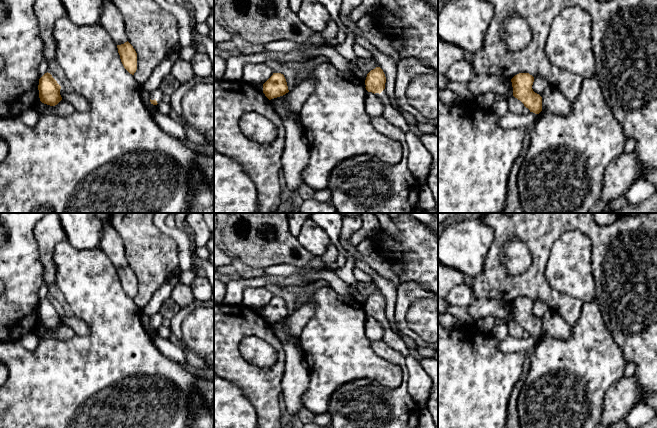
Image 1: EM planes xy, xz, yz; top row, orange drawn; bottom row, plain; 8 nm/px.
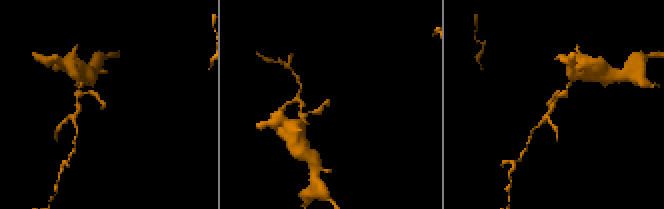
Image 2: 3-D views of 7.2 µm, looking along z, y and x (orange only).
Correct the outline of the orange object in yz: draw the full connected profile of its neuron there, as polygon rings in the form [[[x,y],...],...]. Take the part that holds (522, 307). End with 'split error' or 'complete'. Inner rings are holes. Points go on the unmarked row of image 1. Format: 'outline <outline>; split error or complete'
outline [[[519,297],[512,303],[513,320],[535,338],[542,335],[542,321],[532,313],[534,301],[529,297]]]; complete

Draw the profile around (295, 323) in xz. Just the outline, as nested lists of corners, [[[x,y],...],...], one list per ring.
[[[305,303],[295,310],[292,315],[286,317],[284,324],[288,333],[293,336],[299,336],[314,312],[315,305],[313,303]]]

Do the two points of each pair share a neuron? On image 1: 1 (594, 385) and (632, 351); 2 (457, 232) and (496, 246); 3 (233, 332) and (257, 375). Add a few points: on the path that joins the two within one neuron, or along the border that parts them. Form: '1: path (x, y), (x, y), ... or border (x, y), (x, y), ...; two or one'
1: border (613, 336), (626, 362); two
2: border (485, 223), (493, 232), (493, 240), (483, 266); two
3: path (233, 344), (233, 356), (245, 368); one

